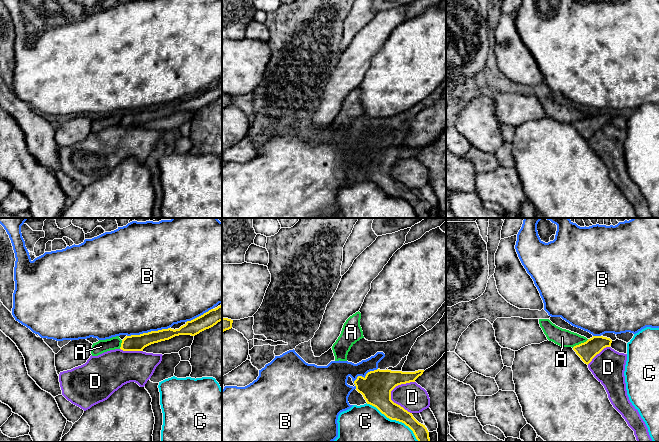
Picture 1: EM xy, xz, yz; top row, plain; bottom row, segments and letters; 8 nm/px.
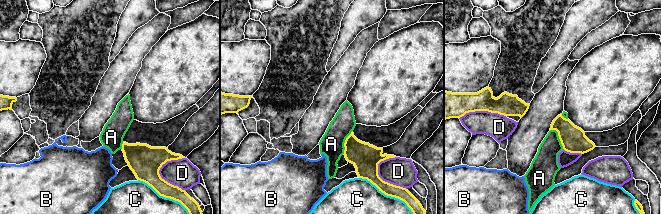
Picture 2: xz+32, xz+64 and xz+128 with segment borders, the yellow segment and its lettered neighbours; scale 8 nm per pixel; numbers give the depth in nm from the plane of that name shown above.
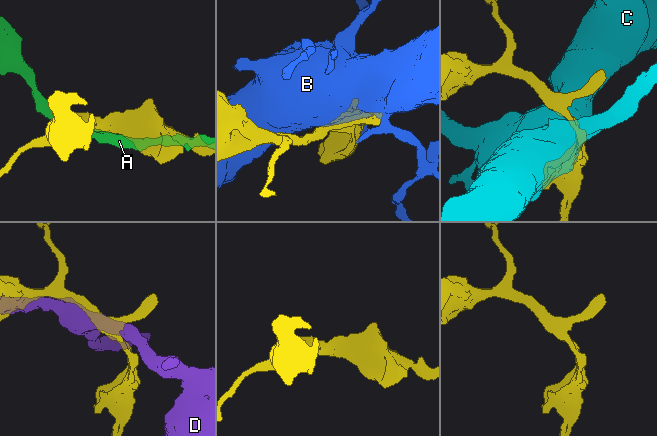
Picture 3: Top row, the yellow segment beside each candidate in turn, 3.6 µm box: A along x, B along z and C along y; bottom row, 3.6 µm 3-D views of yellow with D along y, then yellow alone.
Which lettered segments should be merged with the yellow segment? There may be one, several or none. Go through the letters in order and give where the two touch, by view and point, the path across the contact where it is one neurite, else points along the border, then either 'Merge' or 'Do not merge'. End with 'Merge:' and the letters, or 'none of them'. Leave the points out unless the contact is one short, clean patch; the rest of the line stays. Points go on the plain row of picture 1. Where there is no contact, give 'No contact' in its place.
A: Touches yellow at yz (581, 119). Do not merge
B: Touches yellow at xy (148, 108). Do not merge
C: Touches yellow at xz (394, 195). Do not merge
D: Touches yellow at xz (390, 170). Do not merge
Merge: none of them

